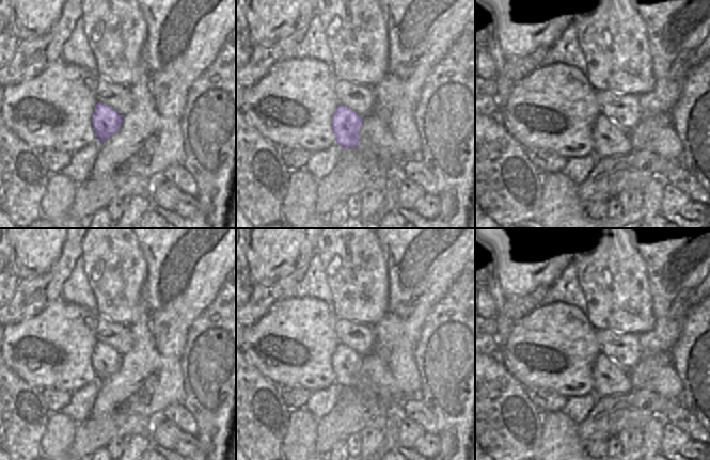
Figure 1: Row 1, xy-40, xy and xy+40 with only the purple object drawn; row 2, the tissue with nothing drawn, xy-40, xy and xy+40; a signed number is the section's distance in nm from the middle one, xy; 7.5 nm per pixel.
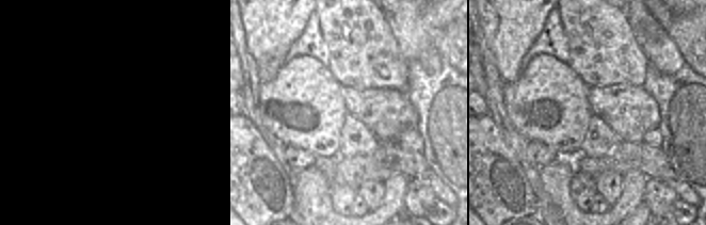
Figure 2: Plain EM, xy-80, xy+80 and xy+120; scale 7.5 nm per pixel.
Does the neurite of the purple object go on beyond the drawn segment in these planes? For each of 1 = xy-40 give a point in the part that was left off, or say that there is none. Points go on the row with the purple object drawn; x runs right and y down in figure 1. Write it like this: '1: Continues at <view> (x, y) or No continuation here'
1: No continuation here.

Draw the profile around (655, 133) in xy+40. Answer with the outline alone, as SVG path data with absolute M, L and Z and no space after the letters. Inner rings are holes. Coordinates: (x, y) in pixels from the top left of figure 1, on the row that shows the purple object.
M666 113L647 114L629 133L631 149L647 149L678 162L680 144Z

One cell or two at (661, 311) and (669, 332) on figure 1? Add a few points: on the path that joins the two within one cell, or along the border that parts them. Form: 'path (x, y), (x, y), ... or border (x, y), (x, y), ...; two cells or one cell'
border (677, 295), (669, 308), (656, 321); two cells

